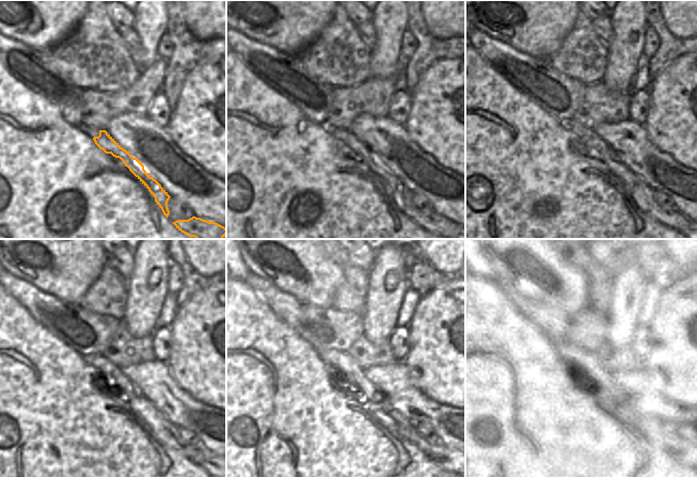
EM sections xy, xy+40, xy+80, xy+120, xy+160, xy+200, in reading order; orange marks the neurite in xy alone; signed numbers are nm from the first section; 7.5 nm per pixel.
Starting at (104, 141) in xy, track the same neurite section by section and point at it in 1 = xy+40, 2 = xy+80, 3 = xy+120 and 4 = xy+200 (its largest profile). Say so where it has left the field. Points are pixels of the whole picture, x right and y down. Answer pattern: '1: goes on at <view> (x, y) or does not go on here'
1: goes on at xy+40 (402, 196)
2: goes on at xy+80 (643, 195)
3: goes on at xy+120 (167, 433)
4: goes on at xy+200 (607, 394)

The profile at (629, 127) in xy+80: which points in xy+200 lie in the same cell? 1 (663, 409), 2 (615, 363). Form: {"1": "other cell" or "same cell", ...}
{"1": "same cell", "2": "other cell"}

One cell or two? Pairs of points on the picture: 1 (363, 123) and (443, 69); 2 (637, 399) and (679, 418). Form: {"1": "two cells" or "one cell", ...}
{"1": "two cells", "2": "one cell"}

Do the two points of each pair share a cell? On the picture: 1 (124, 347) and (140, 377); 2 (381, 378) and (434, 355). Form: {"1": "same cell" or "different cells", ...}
{"1": "different cells", "2": "different cells"}

